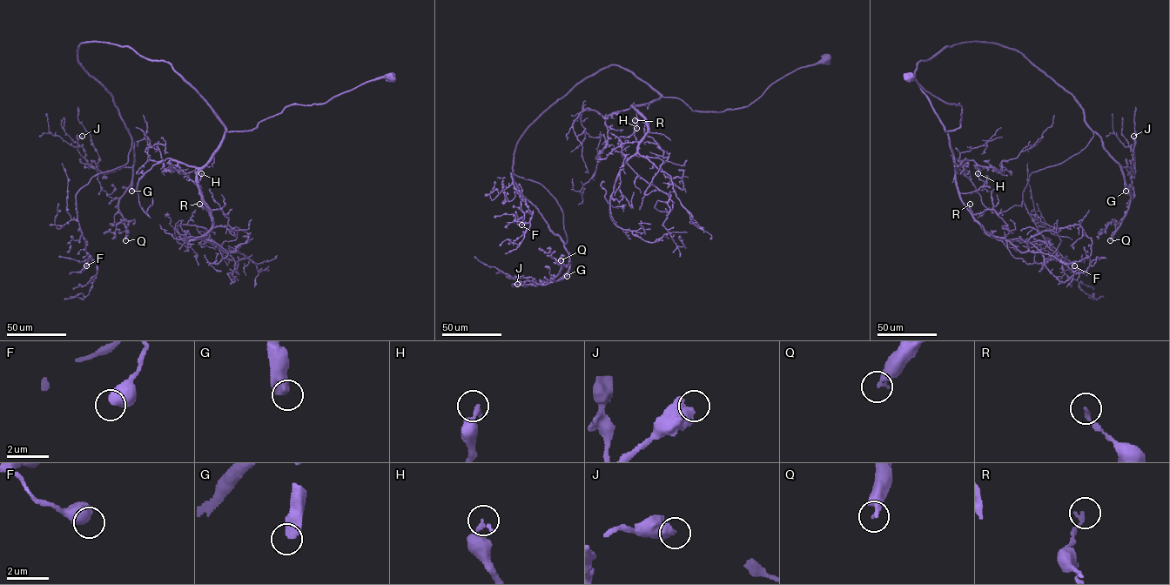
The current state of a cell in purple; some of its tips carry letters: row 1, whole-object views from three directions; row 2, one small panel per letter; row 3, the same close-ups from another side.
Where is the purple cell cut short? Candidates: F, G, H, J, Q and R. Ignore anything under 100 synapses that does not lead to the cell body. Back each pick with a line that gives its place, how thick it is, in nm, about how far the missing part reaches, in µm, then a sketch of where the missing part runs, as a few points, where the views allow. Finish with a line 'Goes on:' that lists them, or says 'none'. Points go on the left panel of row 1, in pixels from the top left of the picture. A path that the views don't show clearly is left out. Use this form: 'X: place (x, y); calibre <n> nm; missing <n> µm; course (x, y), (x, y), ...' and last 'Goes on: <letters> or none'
G: place (131, 191); calibre 550 nm; missing 120 µm; course (131, 191), (131, 195), (125, 199), (109, 200), (99, 192), (90, 199), (63, 202), (37, 178), (34, 178)
Q: place (125, 240); calibre 280 nm; missing 80 µm
Goes on: G, Q

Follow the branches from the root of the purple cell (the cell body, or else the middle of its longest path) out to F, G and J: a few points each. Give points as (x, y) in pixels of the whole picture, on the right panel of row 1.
F: (909, 77), (961, 107), (946, 131), (915, 70), (947, 46), (1071, 94), (1093, 136), (1023, 201), (1074, 265)
G: (909, 77), (961, 107), (951, 131), (917, 64), (964, 43), (1018, 50), (1073, 97), (1126, 191)
J: (909, 77), (961, 107), (955, 130), (917, 64), (999, 43), (1066, 90), (1134, 173), (1133, 136)

